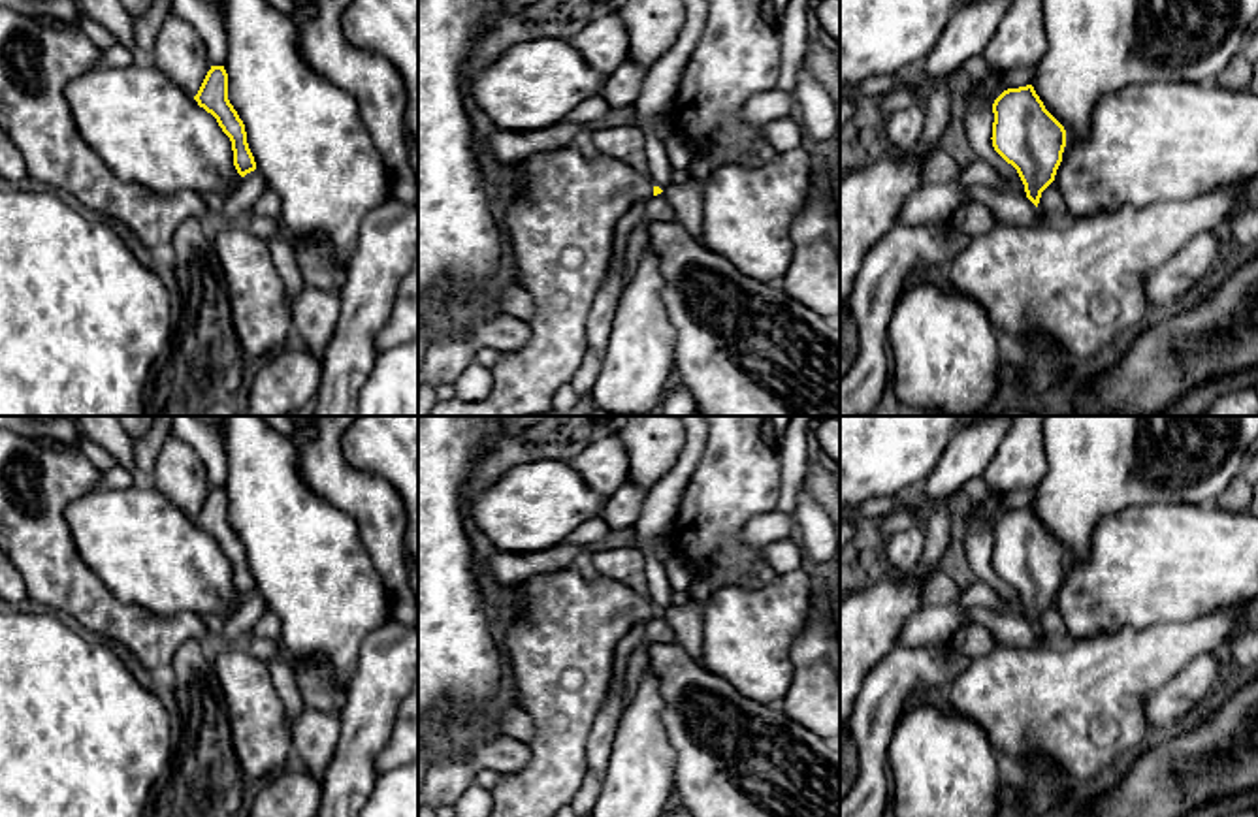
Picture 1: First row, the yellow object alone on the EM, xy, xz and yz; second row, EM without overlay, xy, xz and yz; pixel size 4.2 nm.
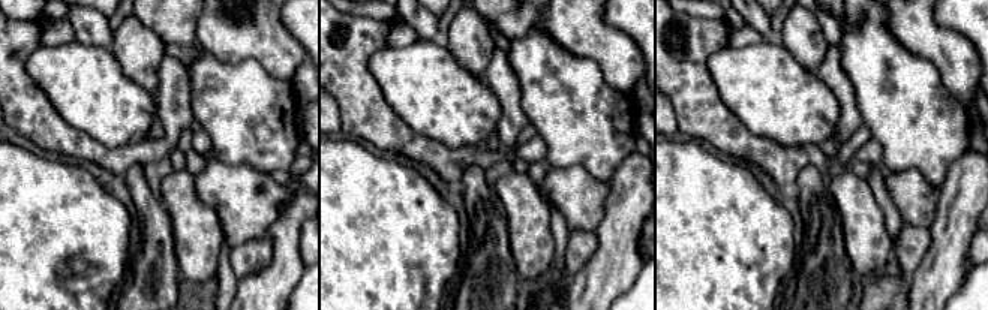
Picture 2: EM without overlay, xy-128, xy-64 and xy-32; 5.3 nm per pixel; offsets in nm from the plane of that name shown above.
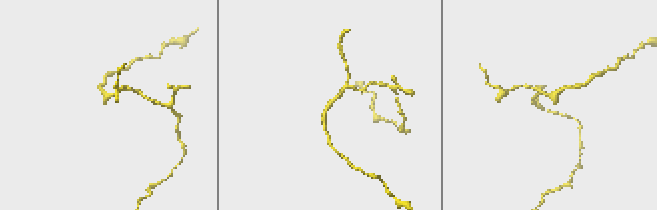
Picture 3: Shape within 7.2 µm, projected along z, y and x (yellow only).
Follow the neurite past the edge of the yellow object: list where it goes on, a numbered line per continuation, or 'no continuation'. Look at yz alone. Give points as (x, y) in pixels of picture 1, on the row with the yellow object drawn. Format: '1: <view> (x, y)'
no continuation

